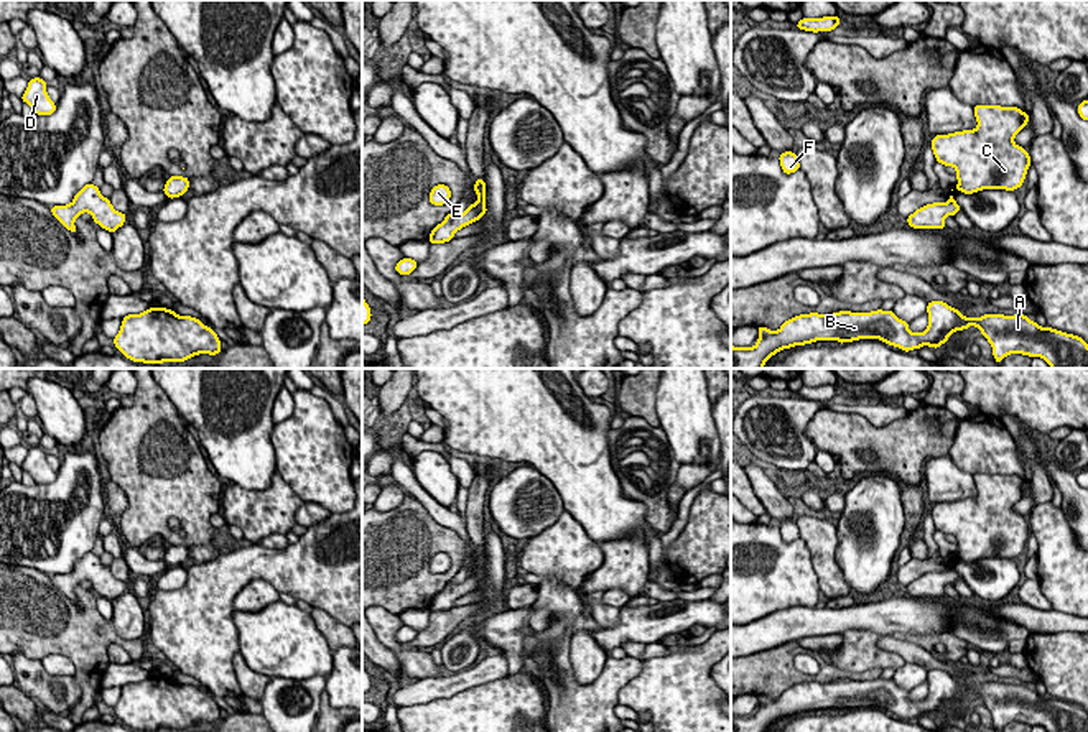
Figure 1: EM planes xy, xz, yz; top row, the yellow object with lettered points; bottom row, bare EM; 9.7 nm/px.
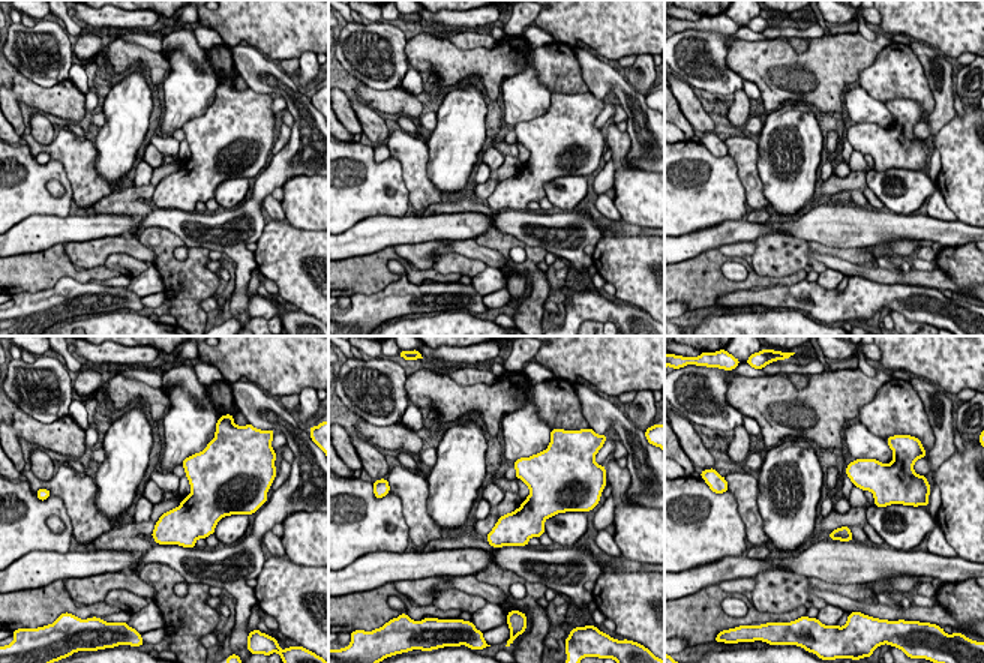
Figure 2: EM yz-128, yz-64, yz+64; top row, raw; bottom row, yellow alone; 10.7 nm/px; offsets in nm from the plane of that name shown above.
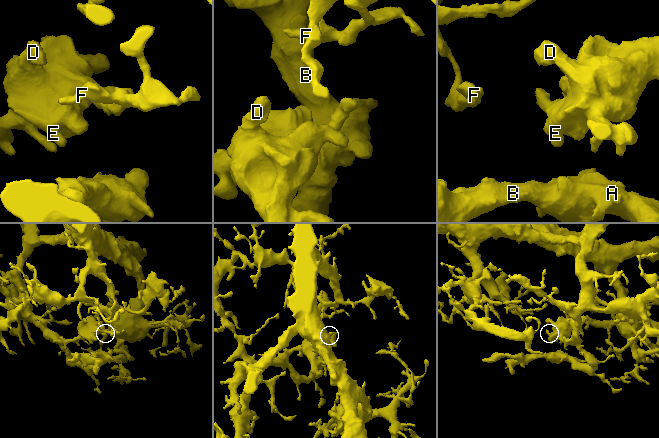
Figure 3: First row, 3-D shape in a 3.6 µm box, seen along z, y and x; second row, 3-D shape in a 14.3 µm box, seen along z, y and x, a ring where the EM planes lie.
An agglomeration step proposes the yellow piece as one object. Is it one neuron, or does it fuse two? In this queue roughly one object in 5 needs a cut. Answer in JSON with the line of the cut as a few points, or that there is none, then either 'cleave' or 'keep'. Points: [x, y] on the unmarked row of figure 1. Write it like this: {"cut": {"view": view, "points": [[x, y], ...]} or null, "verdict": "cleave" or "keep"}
{"cut": null, "verdict": "keep"}

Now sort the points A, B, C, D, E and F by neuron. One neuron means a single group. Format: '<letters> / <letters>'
A B C D E F

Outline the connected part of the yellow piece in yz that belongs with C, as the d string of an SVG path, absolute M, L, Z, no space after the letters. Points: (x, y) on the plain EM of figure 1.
M974 474L978 495L948 503L935 503L932 518L935 528L956 538L956 559L973 563L983 558L1016 559L1025 549L1030 535L1029 520L1014 512L1014 505L1027 493L1029 482L1019 475Z

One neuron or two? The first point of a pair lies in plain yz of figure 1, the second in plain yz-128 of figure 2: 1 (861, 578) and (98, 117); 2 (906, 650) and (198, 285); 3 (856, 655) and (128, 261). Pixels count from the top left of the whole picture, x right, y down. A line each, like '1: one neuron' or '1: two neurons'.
1: two neurons
2: two neurons
3: one neuron

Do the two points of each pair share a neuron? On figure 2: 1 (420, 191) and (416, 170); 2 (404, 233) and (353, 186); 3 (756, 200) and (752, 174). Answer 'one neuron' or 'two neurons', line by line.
1: one neuron
2: two neurons
3: one neuron

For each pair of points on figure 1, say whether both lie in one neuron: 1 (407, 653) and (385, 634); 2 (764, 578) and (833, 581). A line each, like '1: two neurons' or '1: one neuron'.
1: one neuron
2: two neurons

